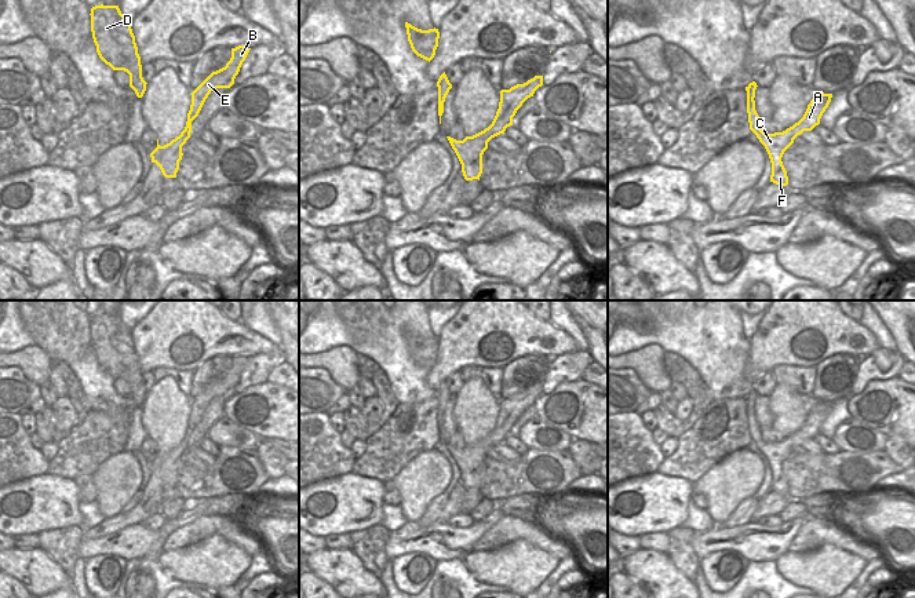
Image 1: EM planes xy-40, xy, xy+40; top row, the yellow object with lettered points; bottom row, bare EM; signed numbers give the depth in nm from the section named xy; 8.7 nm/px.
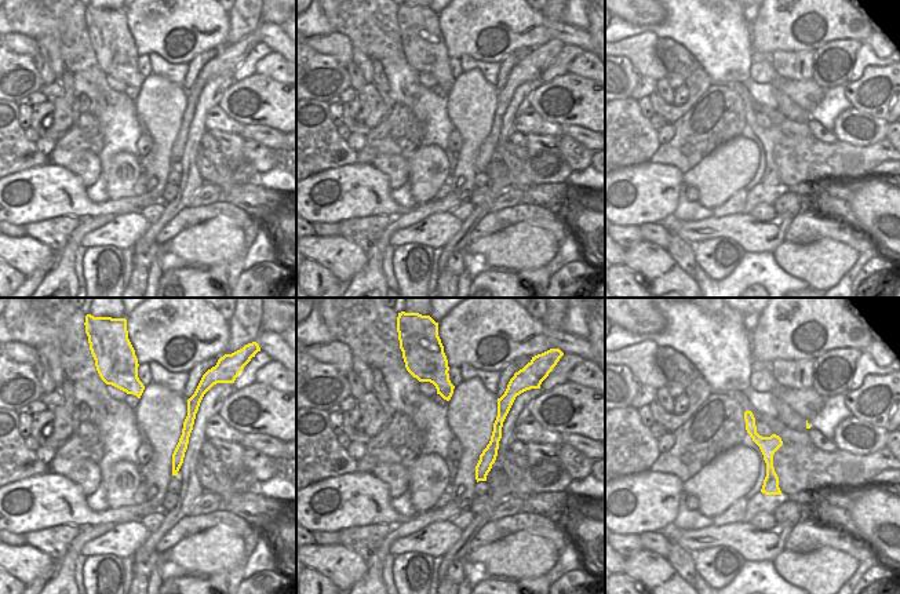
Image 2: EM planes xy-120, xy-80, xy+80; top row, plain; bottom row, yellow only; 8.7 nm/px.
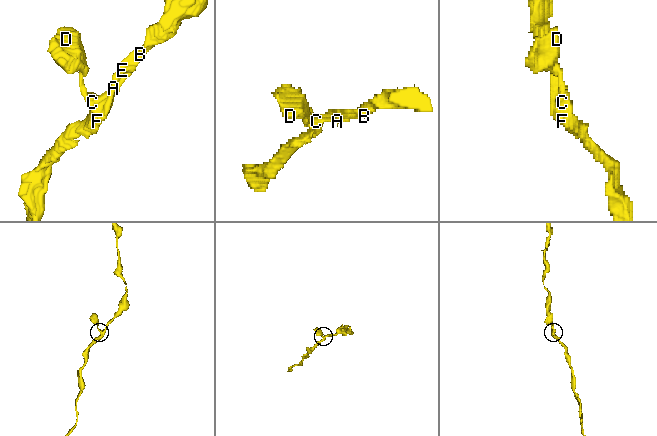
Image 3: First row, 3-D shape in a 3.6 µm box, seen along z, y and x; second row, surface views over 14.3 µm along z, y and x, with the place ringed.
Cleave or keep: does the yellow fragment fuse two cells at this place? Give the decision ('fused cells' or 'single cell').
single cell

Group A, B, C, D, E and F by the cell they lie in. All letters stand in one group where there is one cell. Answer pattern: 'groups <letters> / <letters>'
groups A B C D E F

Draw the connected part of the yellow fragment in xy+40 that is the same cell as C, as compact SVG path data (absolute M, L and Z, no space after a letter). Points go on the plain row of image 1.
M755 390L750 391L746 395L750 438L757 444L757 446L765 455L769 463L772 471L770 491L779 495L787 495L788 485L783 474L781 466L784 460L794 452L794 448L798 444L801 444L803 440L812 440L816 434L820 433L820 427L828 416L832 402L817 401L808 413L803 426L798 431L795 431L792 435L787 437L783 441L765 442L761 438L762 427L758 424L755 419L754 406L757 395L758 394Z

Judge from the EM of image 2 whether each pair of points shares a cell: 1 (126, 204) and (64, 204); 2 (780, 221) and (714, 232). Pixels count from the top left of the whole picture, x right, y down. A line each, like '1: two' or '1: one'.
1: one
2: one

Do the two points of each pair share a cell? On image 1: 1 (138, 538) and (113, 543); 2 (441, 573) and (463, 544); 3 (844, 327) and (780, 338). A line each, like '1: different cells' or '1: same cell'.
1: same cell
2: different cells
3: same cell

